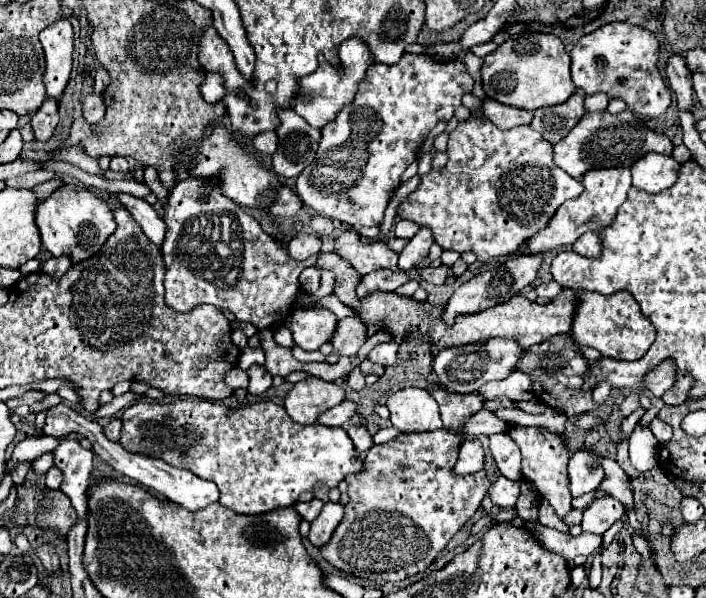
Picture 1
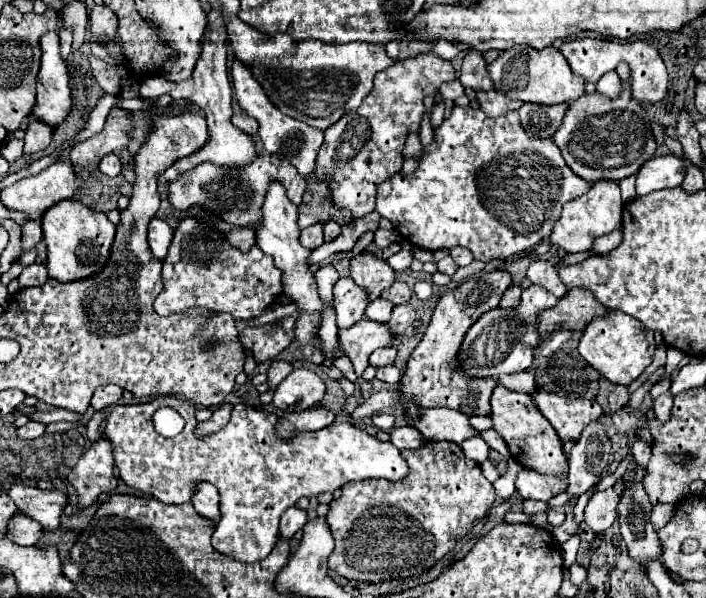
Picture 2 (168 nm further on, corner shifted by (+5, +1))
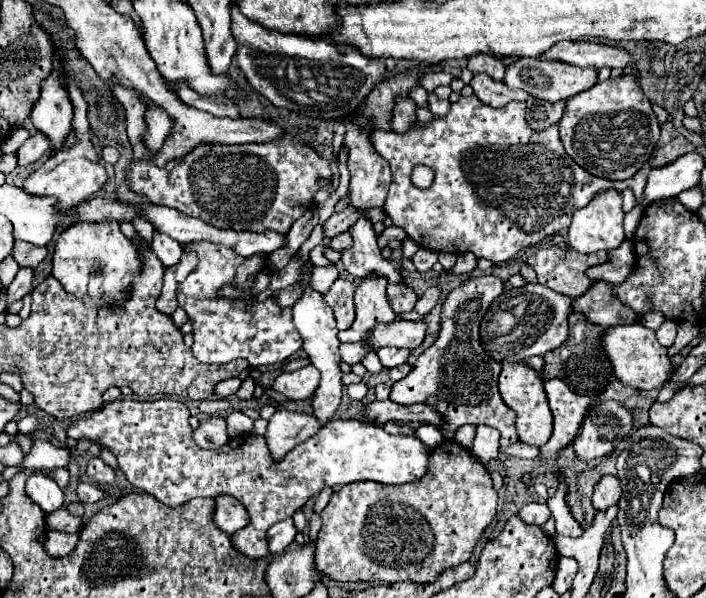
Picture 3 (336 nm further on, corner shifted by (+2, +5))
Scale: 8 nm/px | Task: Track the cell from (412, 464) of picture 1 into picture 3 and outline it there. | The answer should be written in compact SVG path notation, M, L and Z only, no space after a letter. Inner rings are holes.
M445 440L439 448L431 450L427 474L415 482L395 486L379 482L353 482L343 486L339 492L333 492L329 504L321 512L323 526L317 538L315 562L323 574L339 582L433 582L445 568L453 568L469 560L471 550L495 518L495 512L497 492L493 490L493 480L487 468L467 448L455 440Z

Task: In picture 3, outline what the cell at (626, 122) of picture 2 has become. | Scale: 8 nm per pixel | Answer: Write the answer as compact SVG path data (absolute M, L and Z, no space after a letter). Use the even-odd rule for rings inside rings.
M621 74L571 96L559 132L567 154L587 172L607 180L627 180L637 174L659 140L659 124L651 102L641 92L637 74Z

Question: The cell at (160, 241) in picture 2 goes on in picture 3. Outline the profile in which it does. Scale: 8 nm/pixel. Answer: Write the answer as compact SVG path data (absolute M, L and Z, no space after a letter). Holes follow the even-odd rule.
M163 232L153 234L151 248L157 254L157 258L163 262L163 266L177 264L181 258L181 252L183 252L181 244L177 240L171 240L171 236L163 236Z

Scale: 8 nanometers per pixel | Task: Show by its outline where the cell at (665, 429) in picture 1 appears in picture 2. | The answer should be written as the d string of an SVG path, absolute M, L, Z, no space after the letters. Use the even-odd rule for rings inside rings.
M664 392L662 396L658 396L654 400L654 412L656 412L656 418L660 422L666 422L670 418L670 408L672 408L672 394L670 392Z

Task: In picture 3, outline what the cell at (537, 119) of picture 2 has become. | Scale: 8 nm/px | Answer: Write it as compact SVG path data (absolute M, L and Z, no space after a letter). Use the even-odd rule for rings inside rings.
M533 96L527 98L527 122L537 132L557 124L561 120L563 112L565 112L565 102L551 104L551 102L533 98Z

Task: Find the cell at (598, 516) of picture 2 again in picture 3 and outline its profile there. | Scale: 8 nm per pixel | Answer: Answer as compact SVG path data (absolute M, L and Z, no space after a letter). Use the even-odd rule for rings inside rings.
M603 476L597 486L595 486L595 492L593 492L593 508L595 512L603 512L611 506L615 506L621 498L621 486L619 486L619 480L615 476Z

